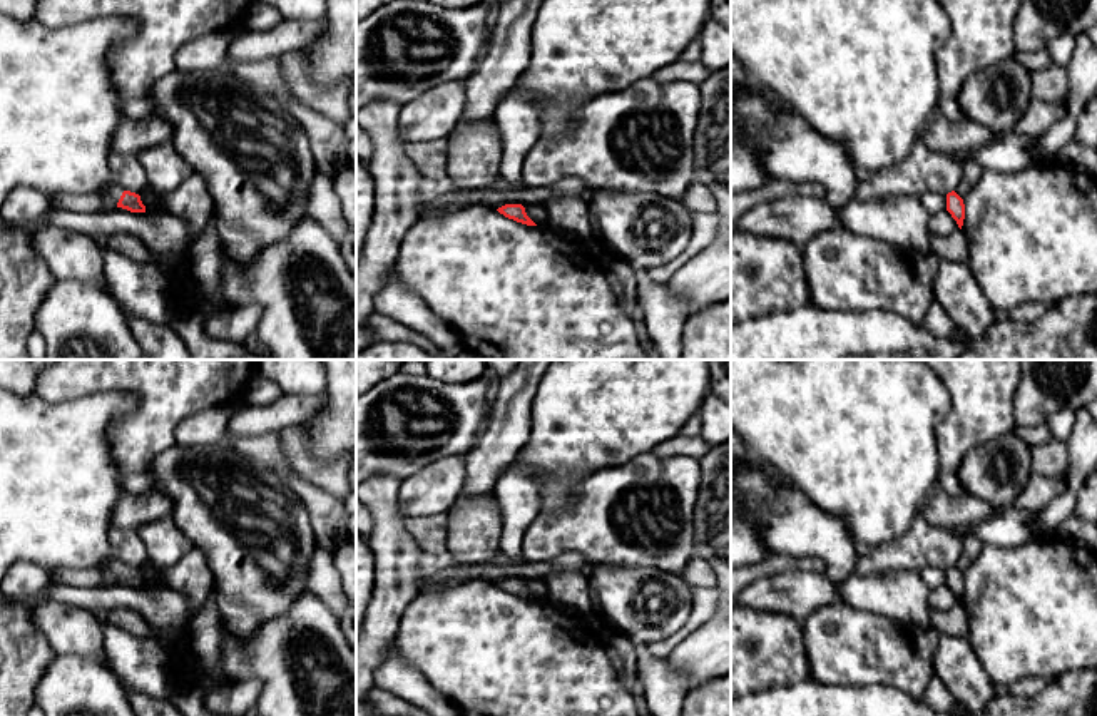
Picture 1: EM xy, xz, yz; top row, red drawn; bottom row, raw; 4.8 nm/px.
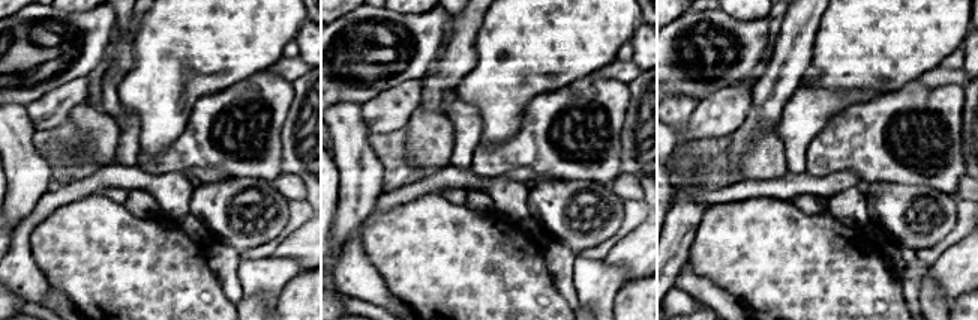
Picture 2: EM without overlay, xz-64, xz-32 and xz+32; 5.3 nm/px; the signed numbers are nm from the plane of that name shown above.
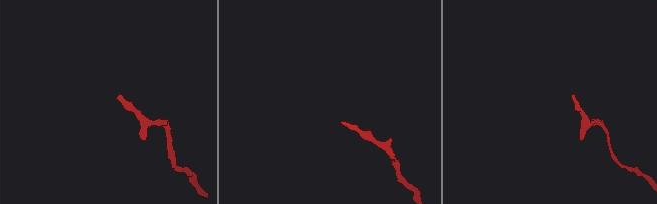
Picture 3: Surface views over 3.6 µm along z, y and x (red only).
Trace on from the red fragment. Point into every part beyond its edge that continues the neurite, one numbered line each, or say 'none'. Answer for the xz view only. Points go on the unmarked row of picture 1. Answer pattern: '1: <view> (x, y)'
none

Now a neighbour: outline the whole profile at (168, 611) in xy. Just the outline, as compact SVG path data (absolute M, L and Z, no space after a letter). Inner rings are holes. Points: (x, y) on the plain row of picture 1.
M122 582L107 586L48 586L37 596L20 601L33 607L35 602L59 601L67 606L85 607L104 616L114 607L137 611L161 636L187 631L194 611L189 599L167 586L130 587Z

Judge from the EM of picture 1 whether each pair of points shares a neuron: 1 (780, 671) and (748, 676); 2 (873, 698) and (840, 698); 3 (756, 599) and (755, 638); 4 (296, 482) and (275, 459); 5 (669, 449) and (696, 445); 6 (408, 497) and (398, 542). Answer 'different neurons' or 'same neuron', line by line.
1: same neuron
2: same neuron
3: different neurons
4: same neuron
5: same neuron
6: different neurons

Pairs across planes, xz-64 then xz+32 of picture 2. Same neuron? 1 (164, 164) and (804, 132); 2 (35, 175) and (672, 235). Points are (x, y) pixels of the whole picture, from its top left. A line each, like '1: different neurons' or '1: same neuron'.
1: different neurons
2: same neuron

